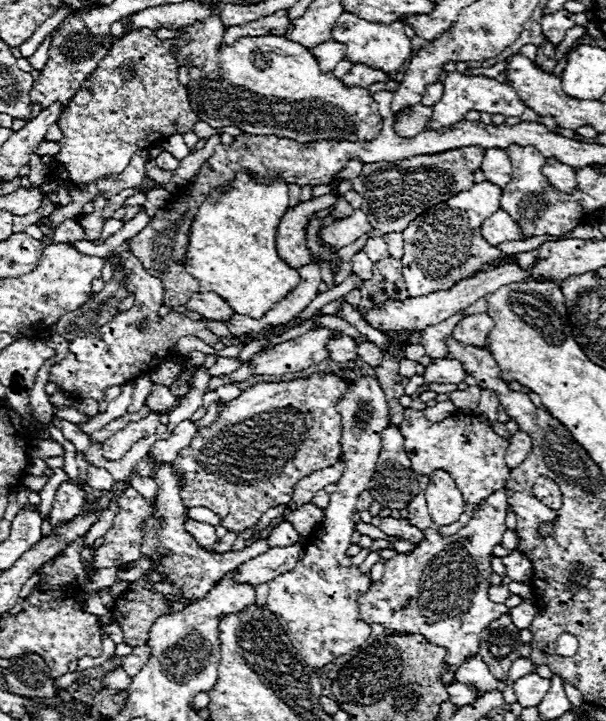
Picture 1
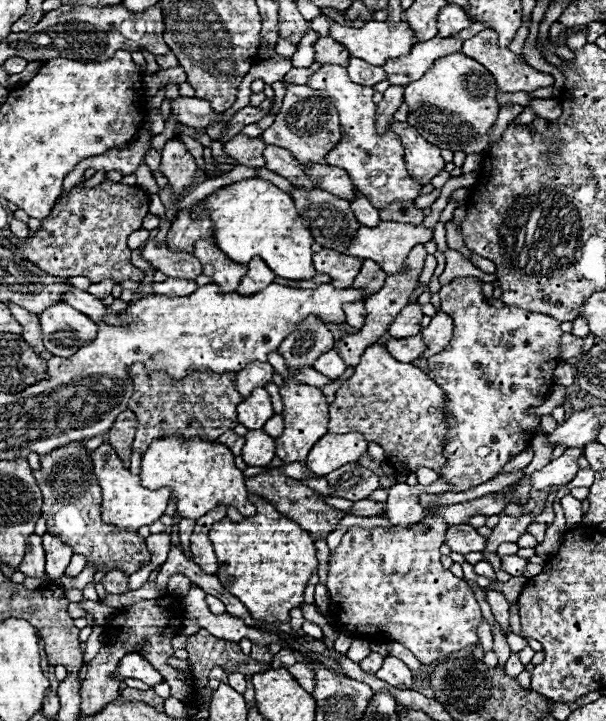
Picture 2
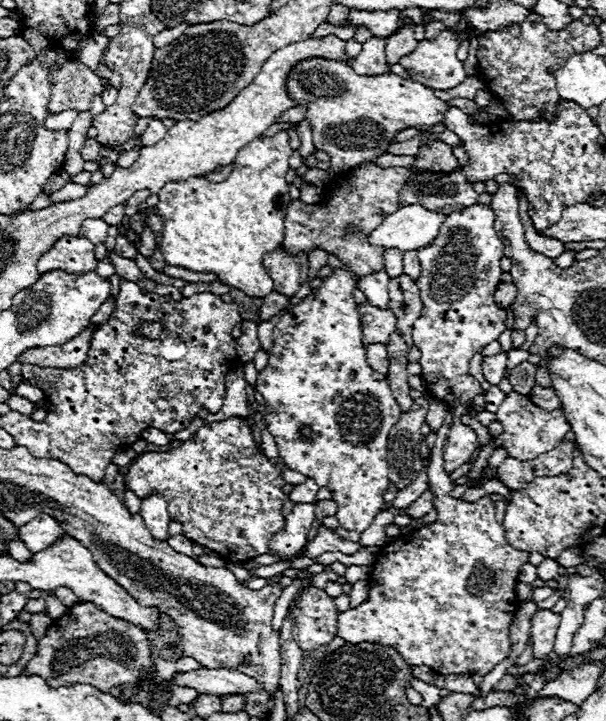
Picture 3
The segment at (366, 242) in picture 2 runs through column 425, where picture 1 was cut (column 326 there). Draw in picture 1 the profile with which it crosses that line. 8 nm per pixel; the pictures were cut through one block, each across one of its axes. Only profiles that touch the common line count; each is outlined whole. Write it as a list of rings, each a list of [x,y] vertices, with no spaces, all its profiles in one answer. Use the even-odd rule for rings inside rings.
[[[354,210],[354,214],[350,218],[344,220],[336,220],[330,226],[326,226],[320,236],[324,242],[328,242],[334,248],[344,248],[350,242],[358,240],[364,232],[370,232],[372,226],[366,218],[366,214],[362,210]]]

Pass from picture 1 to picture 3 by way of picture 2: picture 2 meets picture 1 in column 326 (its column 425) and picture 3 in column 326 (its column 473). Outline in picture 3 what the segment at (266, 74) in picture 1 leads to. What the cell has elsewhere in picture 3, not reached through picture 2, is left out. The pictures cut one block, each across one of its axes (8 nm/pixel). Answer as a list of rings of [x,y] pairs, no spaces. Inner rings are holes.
[[[302,60],[288,76],[288,96],[304,106],[304,118],[312,126],[314,146],[332,158],[332,176],[344,174],[354,164],[372,160],[386,152],[392,138],[404,128],[430,128],[444,120],[448,104],[438,100],[430,88],[392,72],[380,76],[358,76],[346,62]]]

